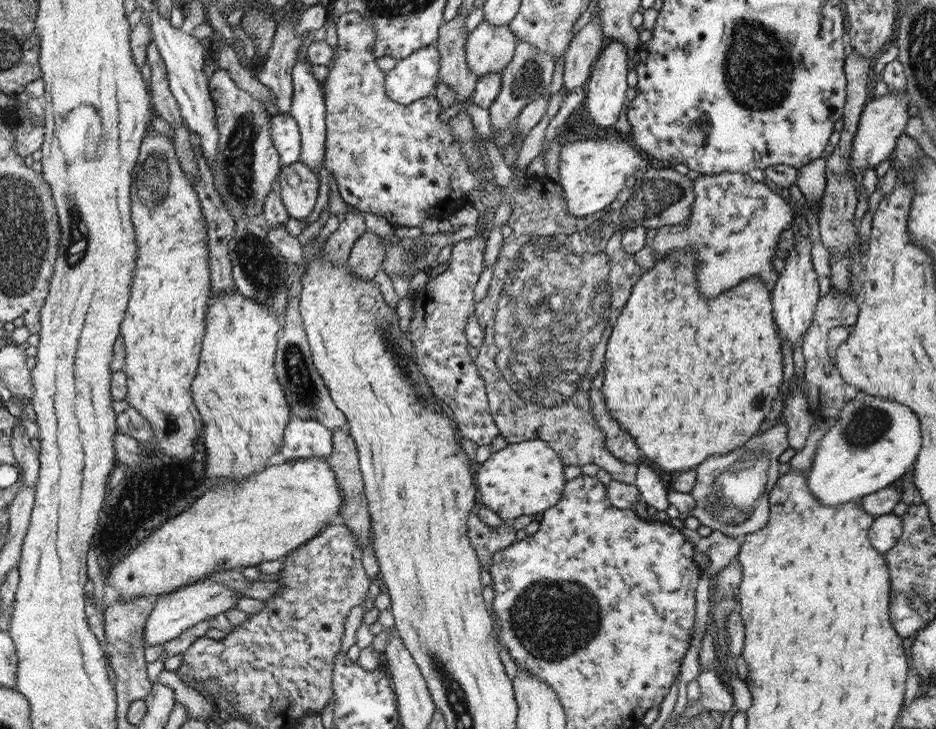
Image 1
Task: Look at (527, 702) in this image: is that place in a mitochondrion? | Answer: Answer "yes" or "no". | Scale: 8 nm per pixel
no

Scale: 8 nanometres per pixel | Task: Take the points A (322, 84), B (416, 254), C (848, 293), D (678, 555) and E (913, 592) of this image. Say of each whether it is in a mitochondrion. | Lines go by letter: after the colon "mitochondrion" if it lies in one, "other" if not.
A: other
B: mitochondrion
C: other
D: other
E: mitochondrion

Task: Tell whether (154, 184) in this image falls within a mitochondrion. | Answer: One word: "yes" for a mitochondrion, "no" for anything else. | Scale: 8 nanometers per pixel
yes

